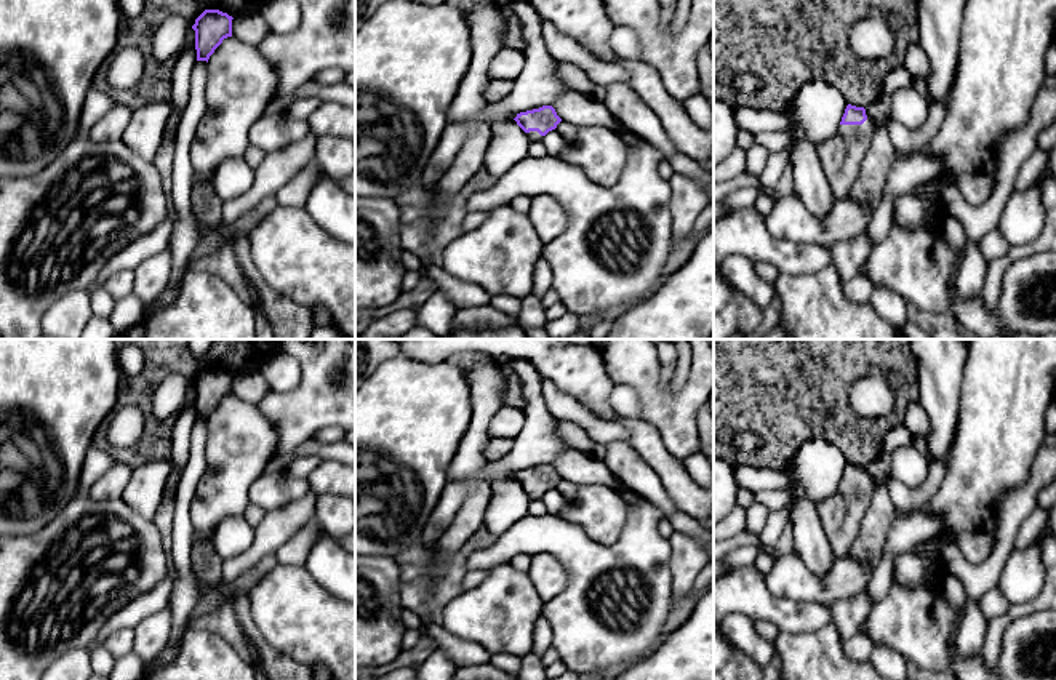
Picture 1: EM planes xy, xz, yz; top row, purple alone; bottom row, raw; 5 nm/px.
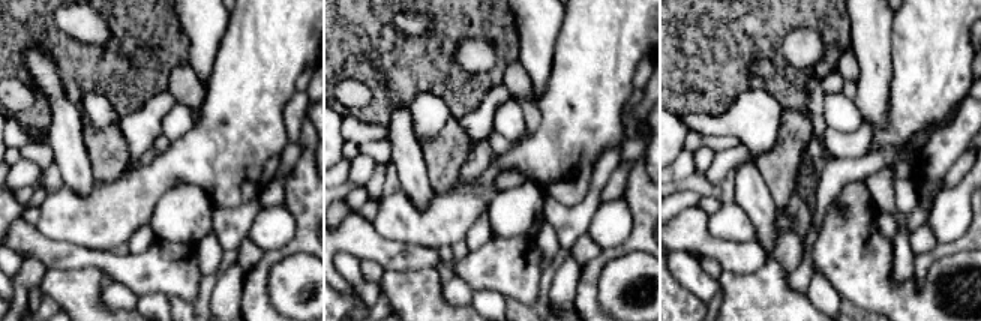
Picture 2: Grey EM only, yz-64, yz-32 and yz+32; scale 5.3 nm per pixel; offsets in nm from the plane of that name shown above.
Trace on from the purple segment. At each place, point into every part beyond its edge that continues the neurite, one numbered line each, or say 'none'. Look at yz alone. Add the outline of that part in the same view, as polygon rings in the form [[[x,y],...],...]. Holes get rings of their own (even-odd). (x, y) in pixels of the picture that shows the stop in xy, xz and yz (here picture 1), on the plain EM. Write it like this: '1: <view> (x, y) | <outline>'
1: yz (842, 514) | [[[867,475],[862,483],[840,483],[829,499],[818,504],[834,555],[843,557],[851,552],[874,490],[874,482]]]

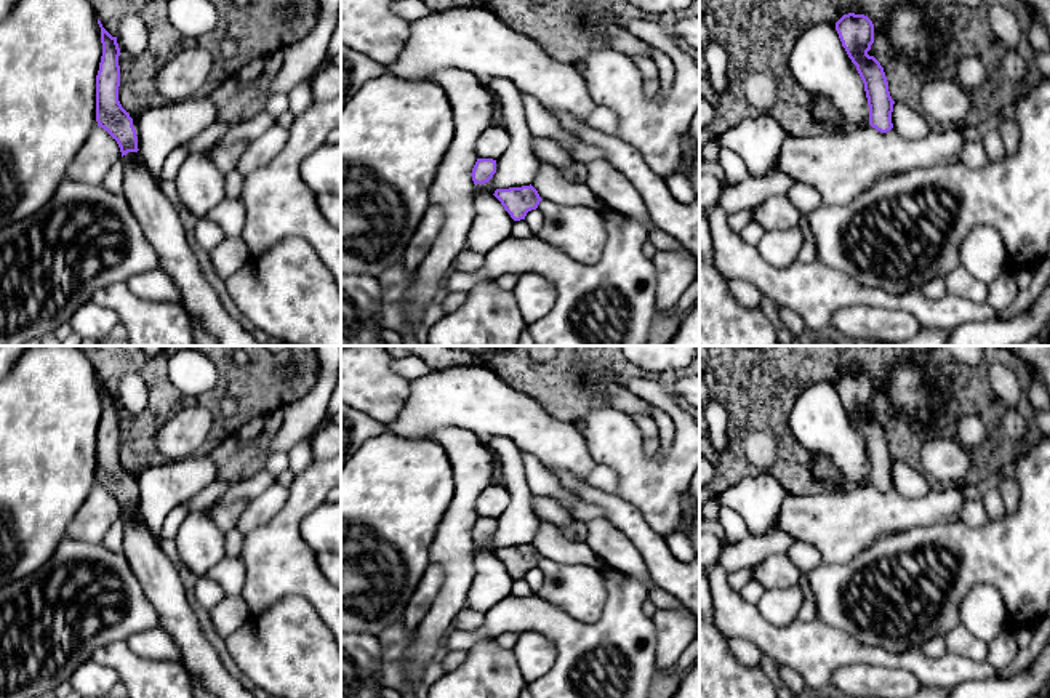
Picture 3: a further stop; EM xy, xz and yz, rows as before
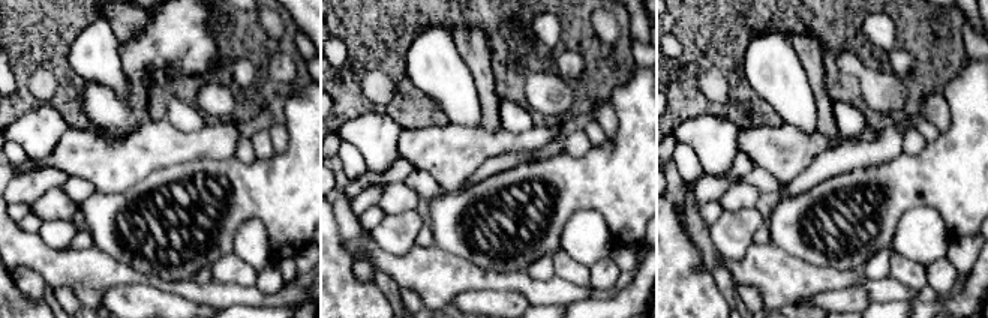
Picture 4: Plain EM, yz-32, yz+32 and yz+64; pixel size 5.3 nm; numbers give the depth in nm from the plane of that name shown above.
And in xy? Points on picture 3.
none

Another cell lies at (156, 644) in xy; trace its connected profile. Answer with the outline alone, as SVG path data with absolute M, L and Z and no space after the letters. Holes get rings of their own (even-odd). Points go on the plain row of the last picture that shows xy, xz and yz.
M162 628L134 634L125 642L128 648L139 656L181 663L178 645Z

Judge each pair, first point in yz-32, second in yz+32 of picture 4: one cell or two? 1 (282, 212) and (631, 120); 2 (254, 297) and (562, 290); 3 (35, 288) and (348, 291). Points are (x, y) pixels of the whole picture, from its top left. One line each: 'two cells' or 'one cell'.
1: one cell
2: one cell
3: two cells

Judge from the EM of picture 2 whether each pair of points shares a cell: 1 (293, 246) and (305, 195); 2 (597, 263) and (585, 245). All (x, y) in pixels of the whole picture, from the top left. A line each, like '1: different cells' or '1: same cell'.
1: same cell
2: different cells

